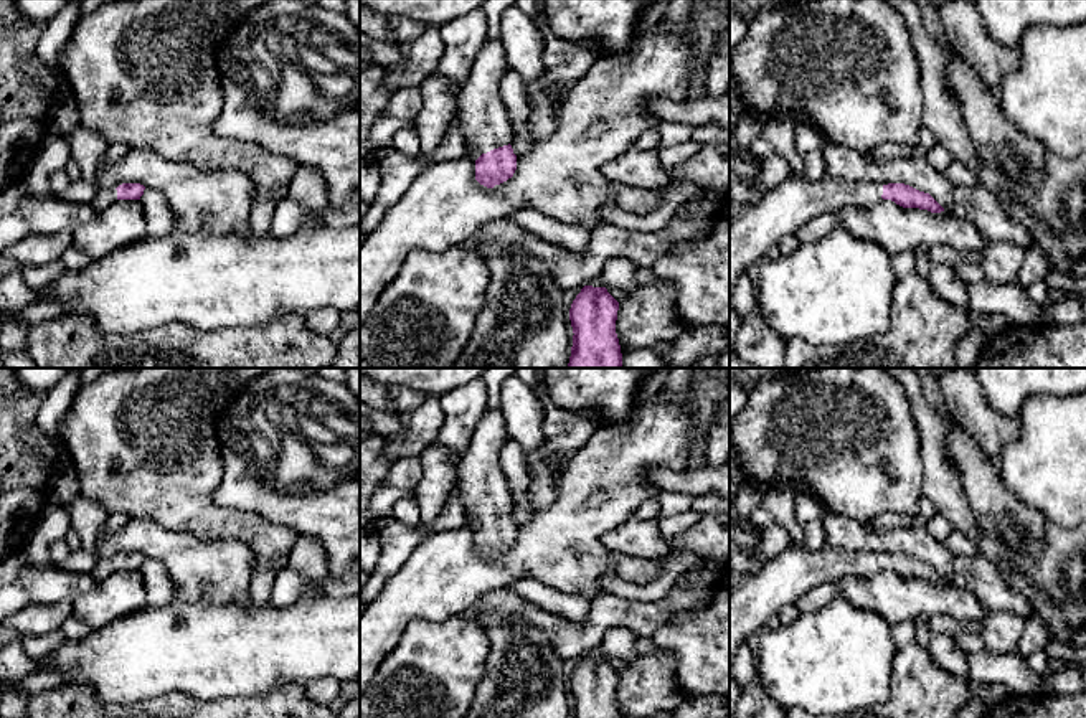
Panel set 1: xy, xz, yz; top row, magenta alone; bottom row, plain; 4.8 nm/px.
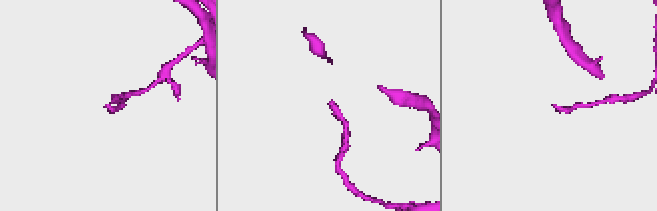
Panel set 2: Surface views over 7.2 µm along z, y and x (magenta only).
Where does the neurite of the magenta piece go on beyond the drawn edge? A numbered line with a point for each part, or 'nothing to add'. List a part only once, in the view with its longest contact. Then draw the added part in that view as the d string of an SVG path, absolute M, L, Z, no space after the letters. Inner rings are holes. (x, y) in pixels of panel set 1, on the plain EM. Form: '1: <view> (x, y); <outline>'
1: xz (486, 494); M487 408L457 464L456 484L460 489L467 525L475 530L513 508L500 465L500 451L508 439L502 411Z

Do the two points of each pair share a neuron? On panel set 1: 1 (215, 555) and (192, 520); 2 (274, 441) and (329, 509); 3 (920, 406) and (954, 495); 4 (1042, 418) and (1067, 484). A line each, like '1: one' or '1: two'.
1: two
2: one
3: one
4: one

